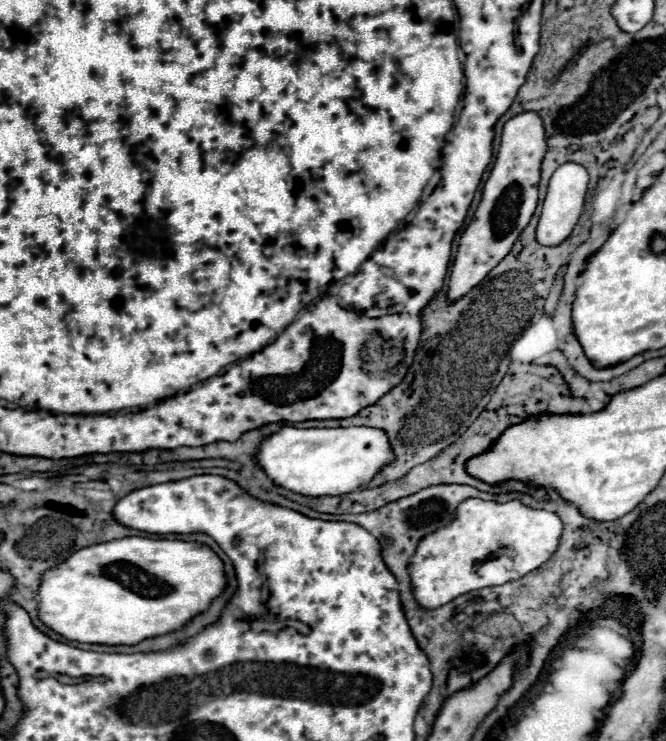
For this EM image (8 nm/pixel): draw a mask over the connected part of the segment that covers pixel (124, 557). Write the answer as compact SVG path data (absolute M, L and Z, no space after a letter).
M126 536L110 540L108 544L80 548L80 552L74 552L68 560L56 564L56 568L48 568L48 572L40 576L40 588L36 592L38 620L72 642L130 646L144 638L178 630L198 612L204 612L224 586L226 578L222 560L208 546L168 538Z

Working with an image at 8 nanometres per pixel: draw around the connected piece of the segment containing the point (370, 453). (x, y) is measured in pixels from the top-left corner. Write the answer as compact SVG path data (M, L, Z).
M282 426L260 442L254 460L276 486L306 496L340 496L368 484L380 468L394 460L394 454L386 434L378 428L350 426L300 430Z

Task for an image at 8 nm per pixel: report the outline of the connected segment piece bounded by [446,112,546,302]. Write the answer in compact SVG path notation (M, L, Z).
M522 112L504 124L500 148L490 170L490 176L482 190L480 206L474 212L472 222L462 232L458 252L452 264L446 298L456 302L466 296L484 276L510 252L520 232L530 222L530 216L538 204L538 180L540 164L546 154L546 136L542 120L536 112Z

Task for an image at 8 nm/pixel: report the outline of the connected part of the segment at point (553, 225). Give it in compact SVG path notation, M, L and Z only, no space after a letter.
M566 162L560 168L556 168L556 172L552 174L550 184L548 184L548 194L544 198L542 214L540 214L538 228L536 228L536 240L540 244L558 246L560 242L564 242L570 236L570 232L582 212L586 190L588 190L588 172L584 166L580 166L576 162Z

